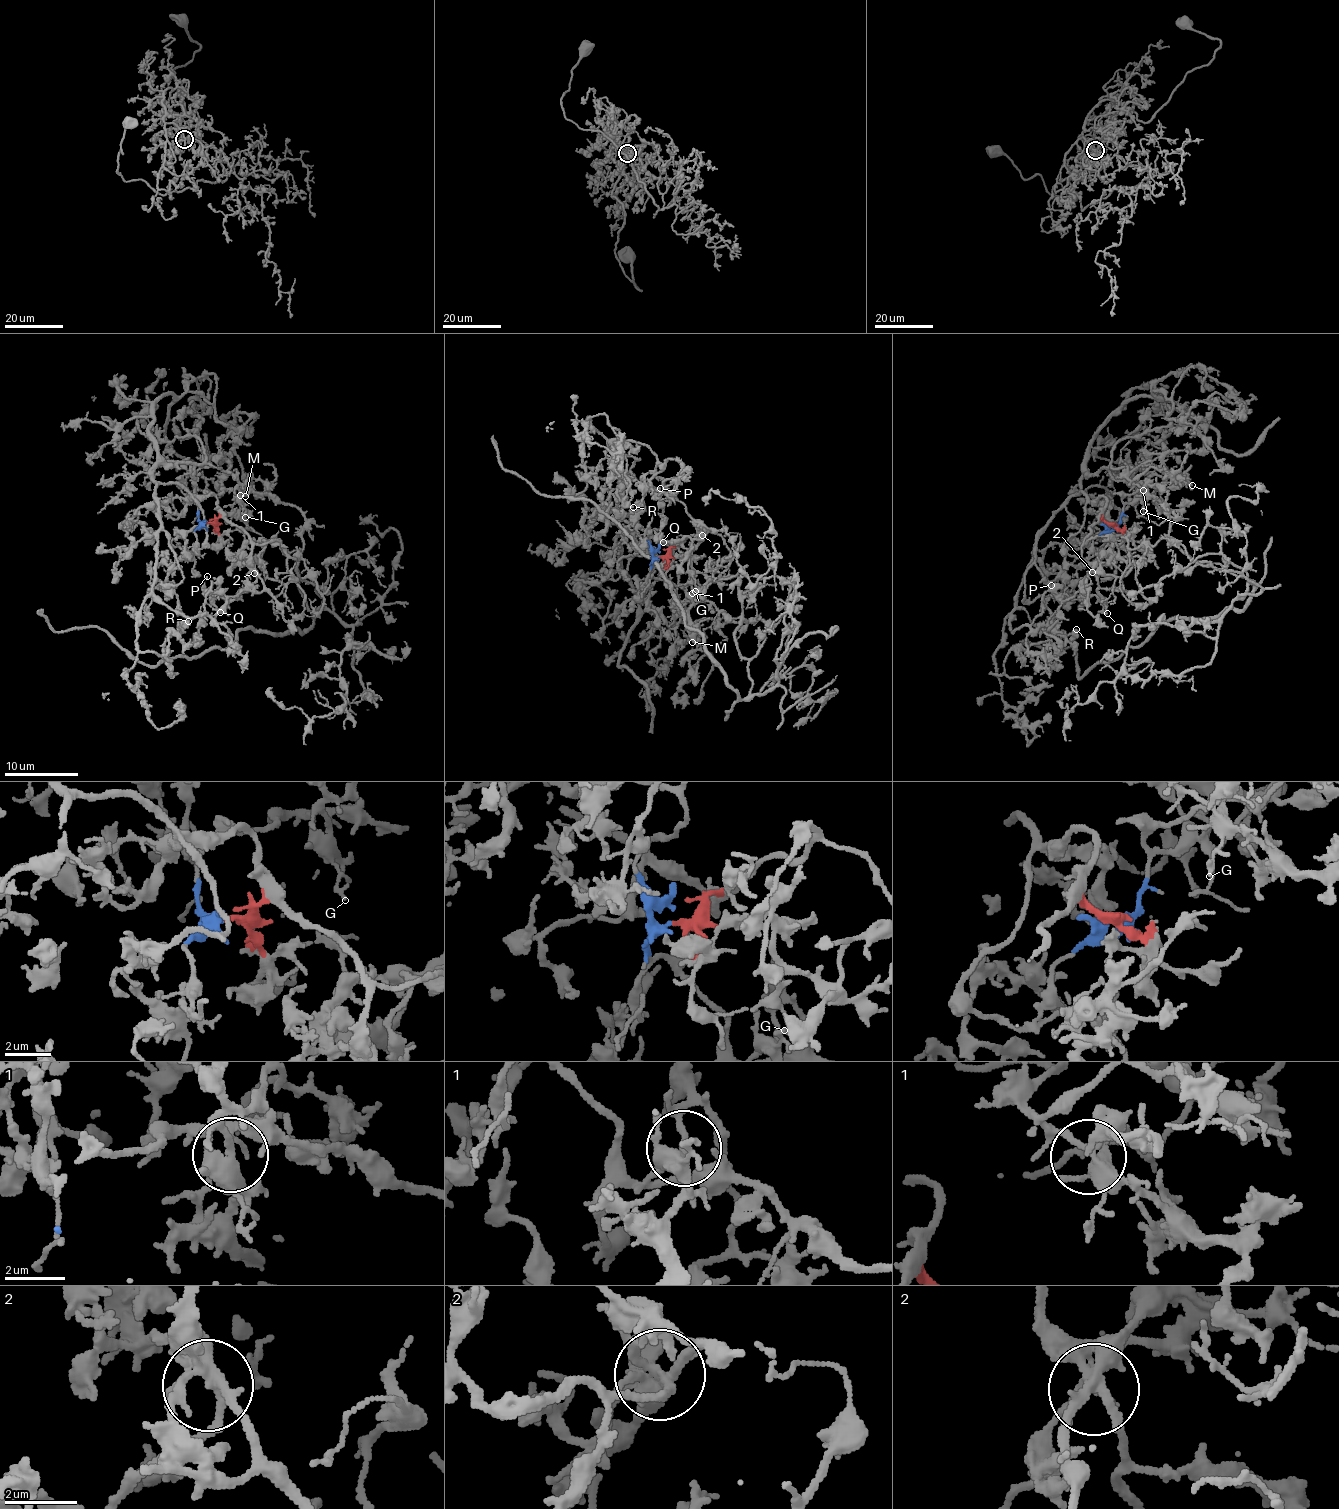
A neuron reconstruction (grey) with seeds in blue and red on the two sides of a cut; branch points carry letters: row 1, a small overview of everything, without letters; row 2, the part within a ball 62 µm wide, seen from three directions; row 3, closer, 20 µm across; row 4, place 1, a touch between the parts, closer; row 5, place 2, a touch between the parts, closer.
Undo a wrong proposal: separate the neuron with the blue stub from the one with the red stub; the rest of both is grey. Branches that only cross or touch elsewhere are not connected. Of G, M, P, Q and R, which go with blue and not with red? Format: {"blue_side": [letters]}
{"blue_side": []}

